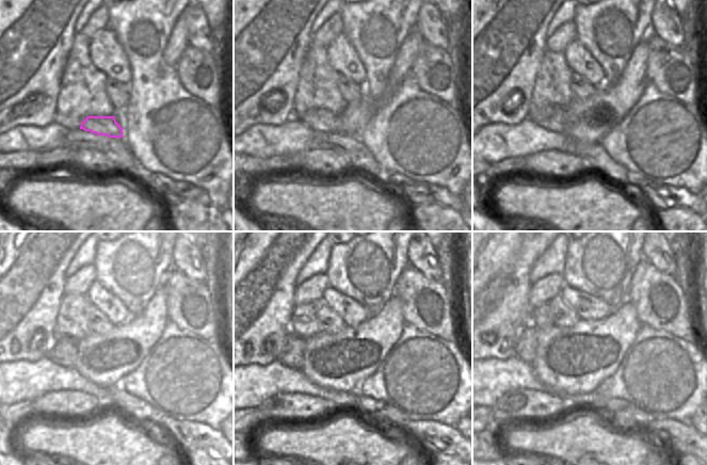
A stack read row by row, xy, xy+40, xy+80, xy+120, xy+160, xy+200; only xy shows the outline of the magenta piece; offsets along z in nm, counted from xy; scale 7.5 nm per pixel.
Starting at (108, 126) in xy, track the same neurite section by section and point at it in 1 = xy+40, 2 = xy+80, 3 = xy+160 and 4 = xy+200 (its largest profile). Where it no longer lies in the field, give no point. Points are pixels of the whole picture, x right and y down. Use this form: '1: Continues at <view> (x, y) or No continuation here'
1: Continues at xy+40 (319, 119)
2: Continues at xy+80 (552, 117)
3: Continues at xy+160 (293, 356)
4: Continues at xy+200 (526, 346).

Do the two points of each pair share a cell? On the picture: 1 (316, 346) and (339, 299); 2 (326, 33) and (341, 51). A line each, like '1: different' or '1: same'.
1: different
2: different

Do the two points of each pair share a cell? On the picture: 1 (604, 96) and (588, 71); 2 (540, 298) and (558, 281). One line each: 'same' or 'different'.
1: different
2: same

